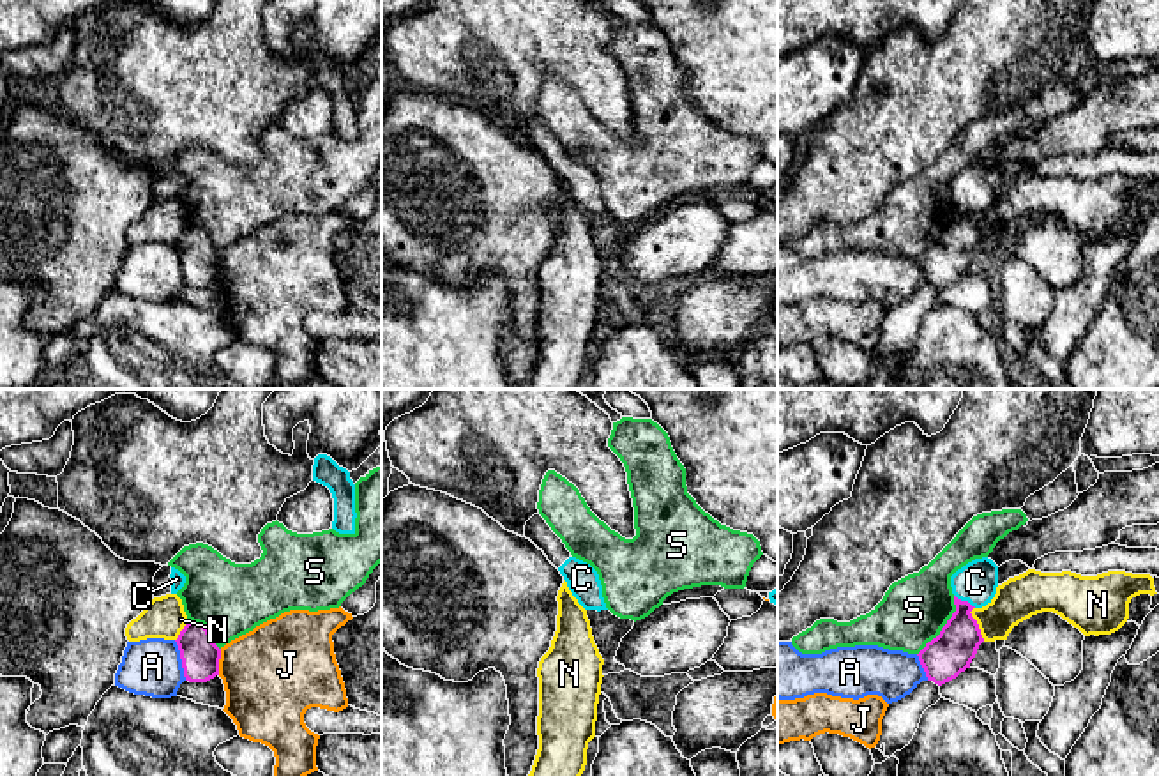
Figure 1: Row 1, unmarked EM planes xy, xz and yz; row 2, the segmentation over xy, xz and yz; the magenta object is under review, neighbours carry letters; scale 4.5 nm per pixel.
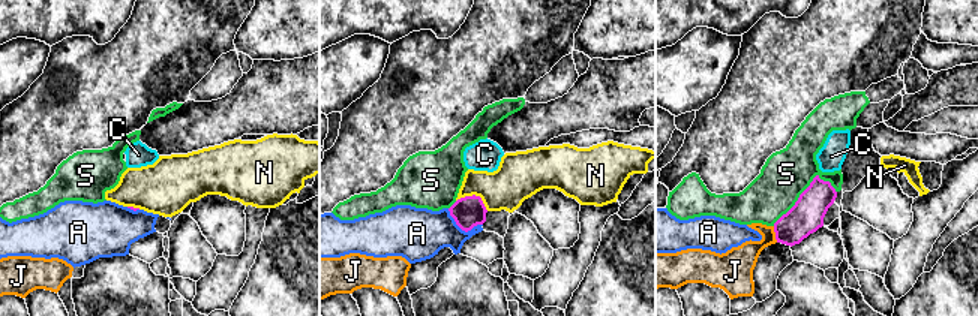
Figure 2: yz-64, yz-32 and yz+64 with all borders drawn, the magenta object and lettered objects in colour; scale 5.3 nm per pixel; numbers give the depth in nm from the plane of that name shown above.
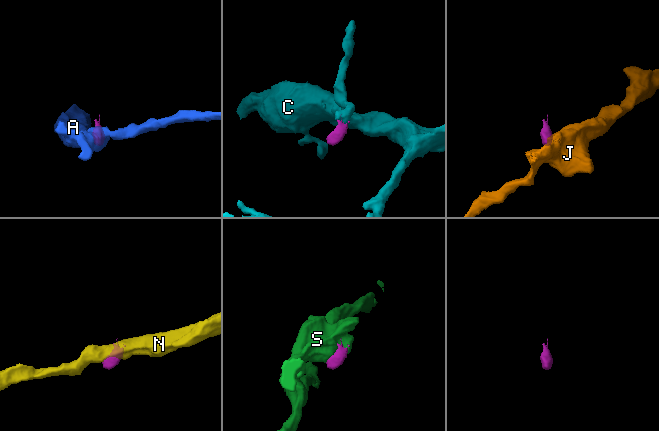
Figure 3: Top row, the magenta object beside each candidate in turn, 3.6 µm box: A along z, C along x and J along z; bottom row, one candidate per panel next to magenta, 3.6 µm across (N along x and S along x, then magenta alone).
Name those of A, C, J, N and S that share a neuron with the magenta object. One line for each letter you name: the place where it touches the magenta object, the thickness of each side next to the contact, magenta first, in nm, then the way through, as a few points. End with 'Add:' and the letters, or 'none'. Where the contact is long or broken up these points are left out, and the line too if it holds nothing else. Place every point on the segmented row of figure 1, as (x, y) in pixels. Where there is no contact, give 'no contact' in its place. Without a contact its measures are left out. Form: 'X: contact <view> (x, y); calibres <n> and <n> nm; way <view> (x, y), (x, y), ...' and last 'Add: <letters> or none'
C: contact yz (965, 601); calibres 200 and 190 nm; way yz (951, 653), (962, 637), (965, 601), (976, 582)
Add: C

